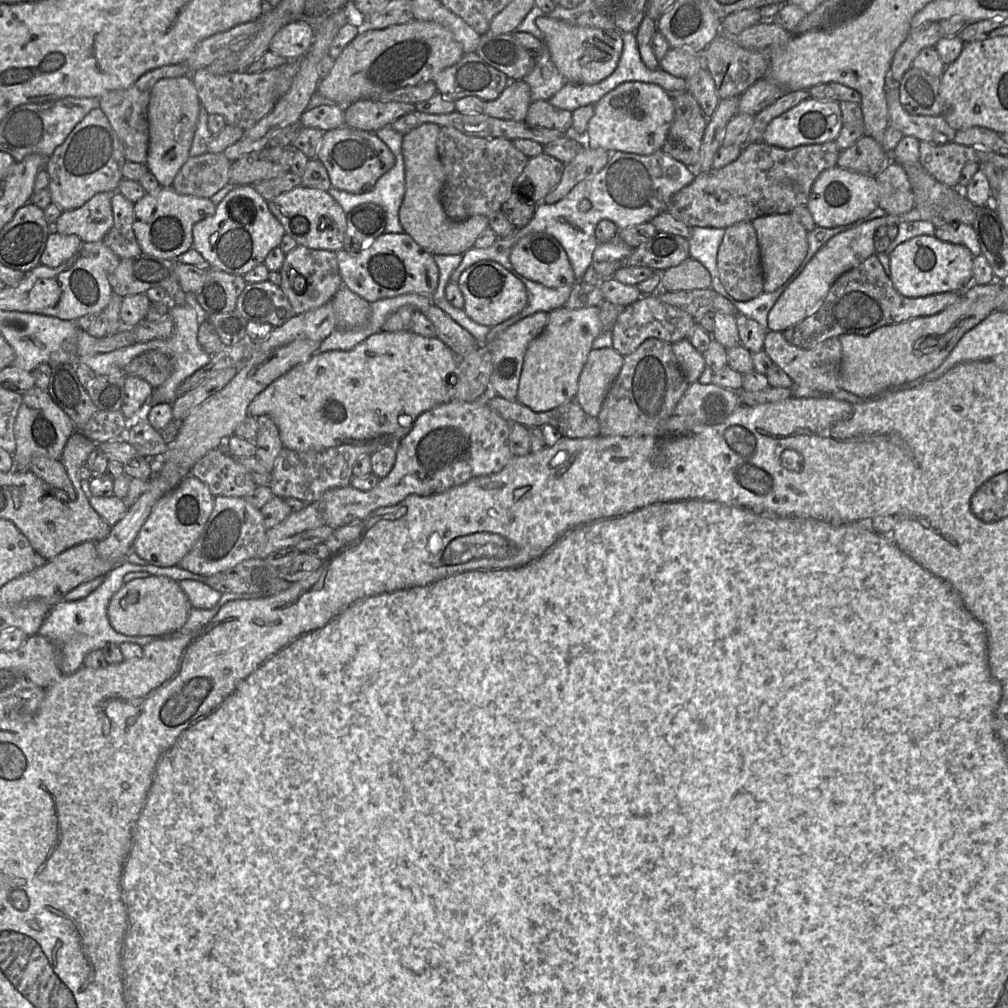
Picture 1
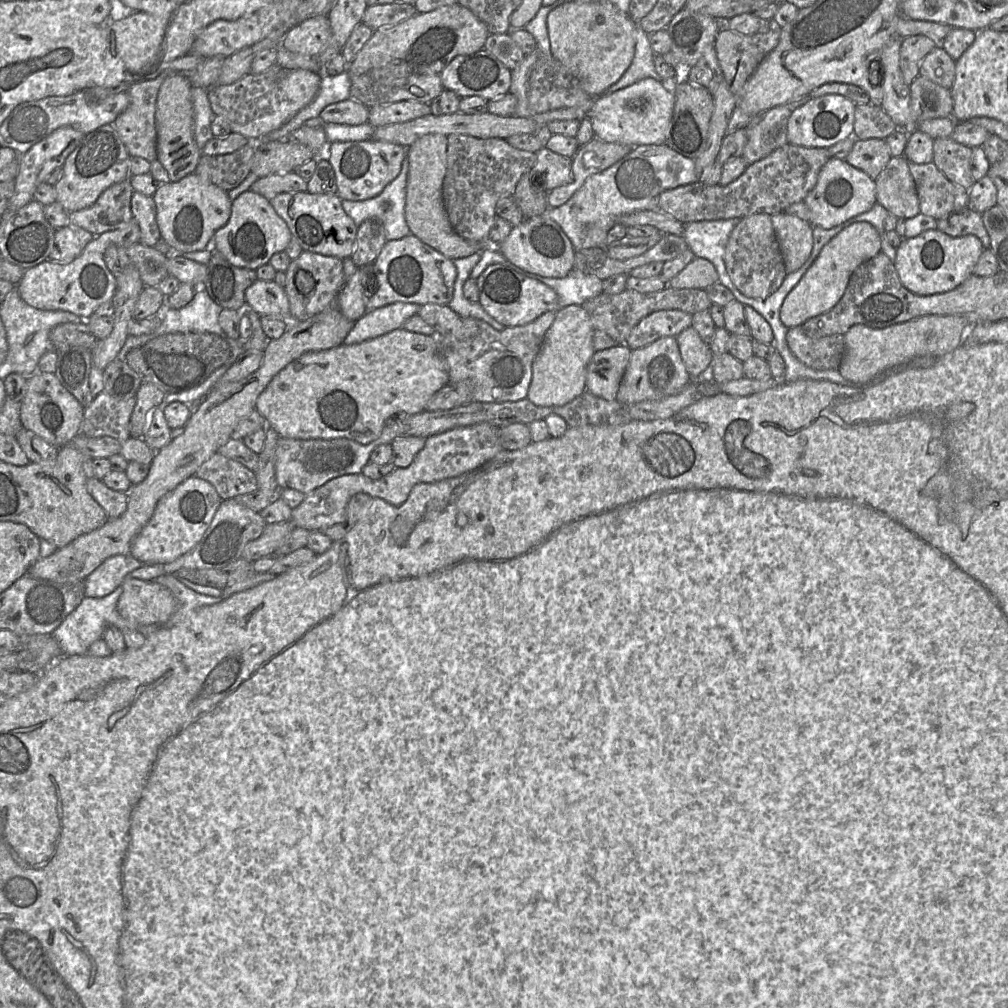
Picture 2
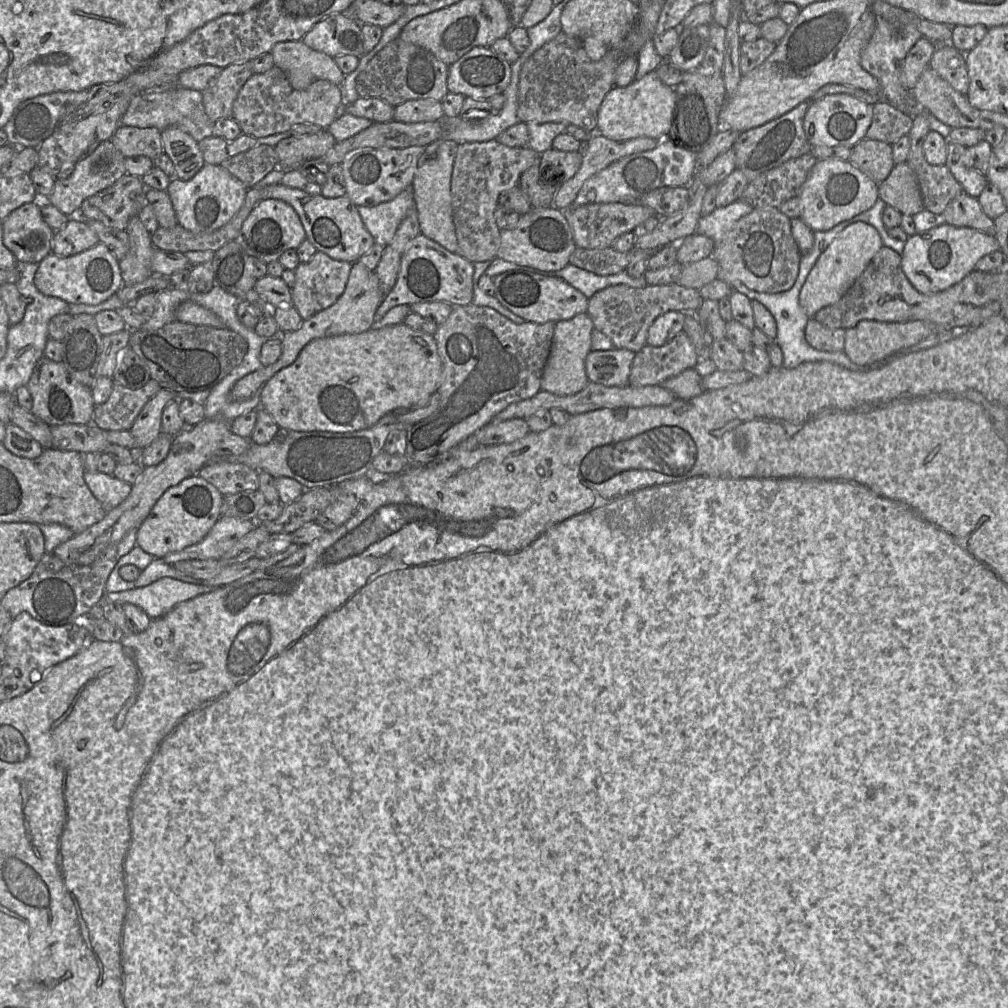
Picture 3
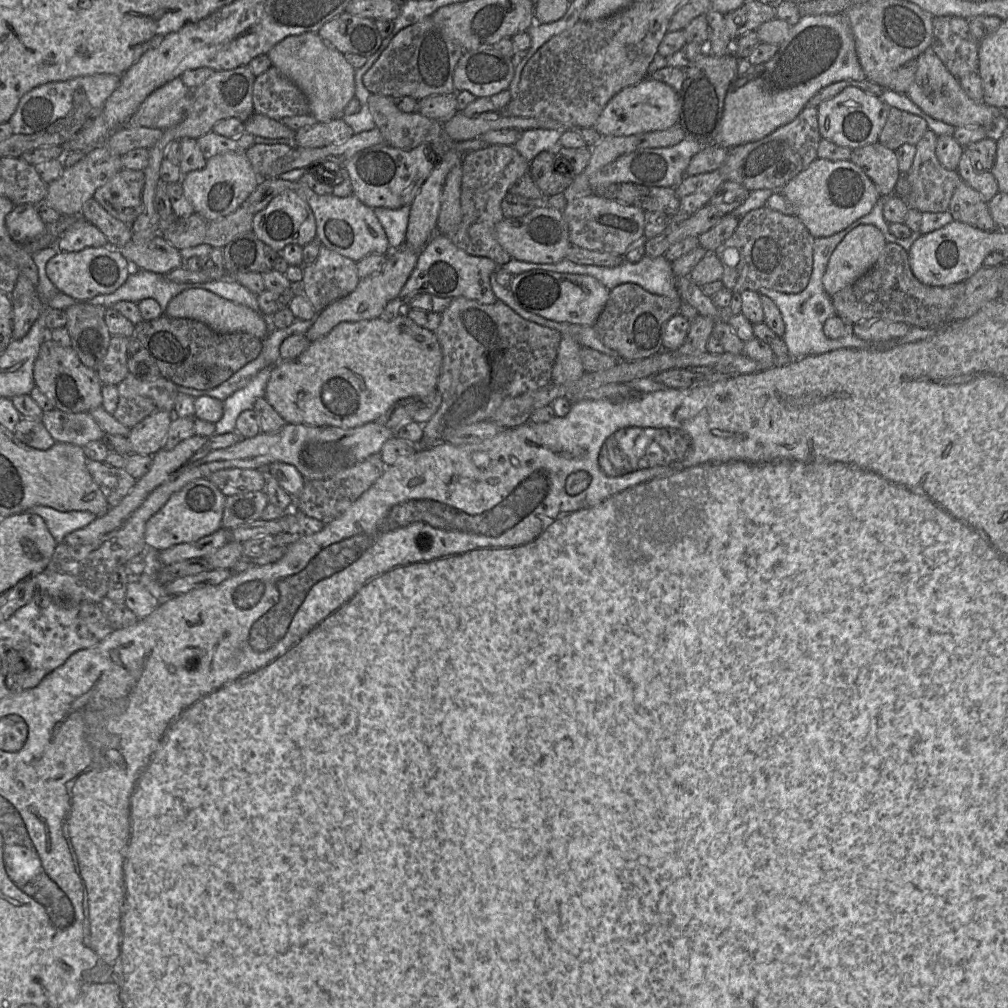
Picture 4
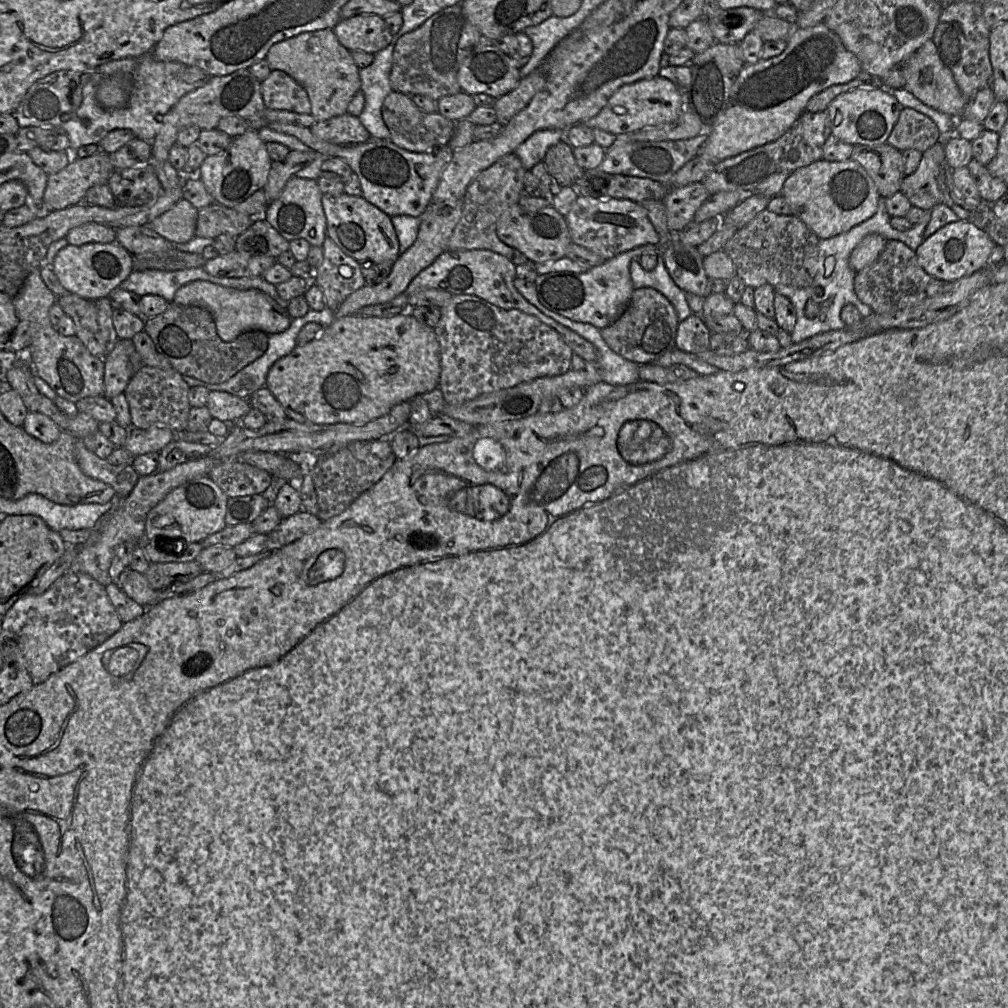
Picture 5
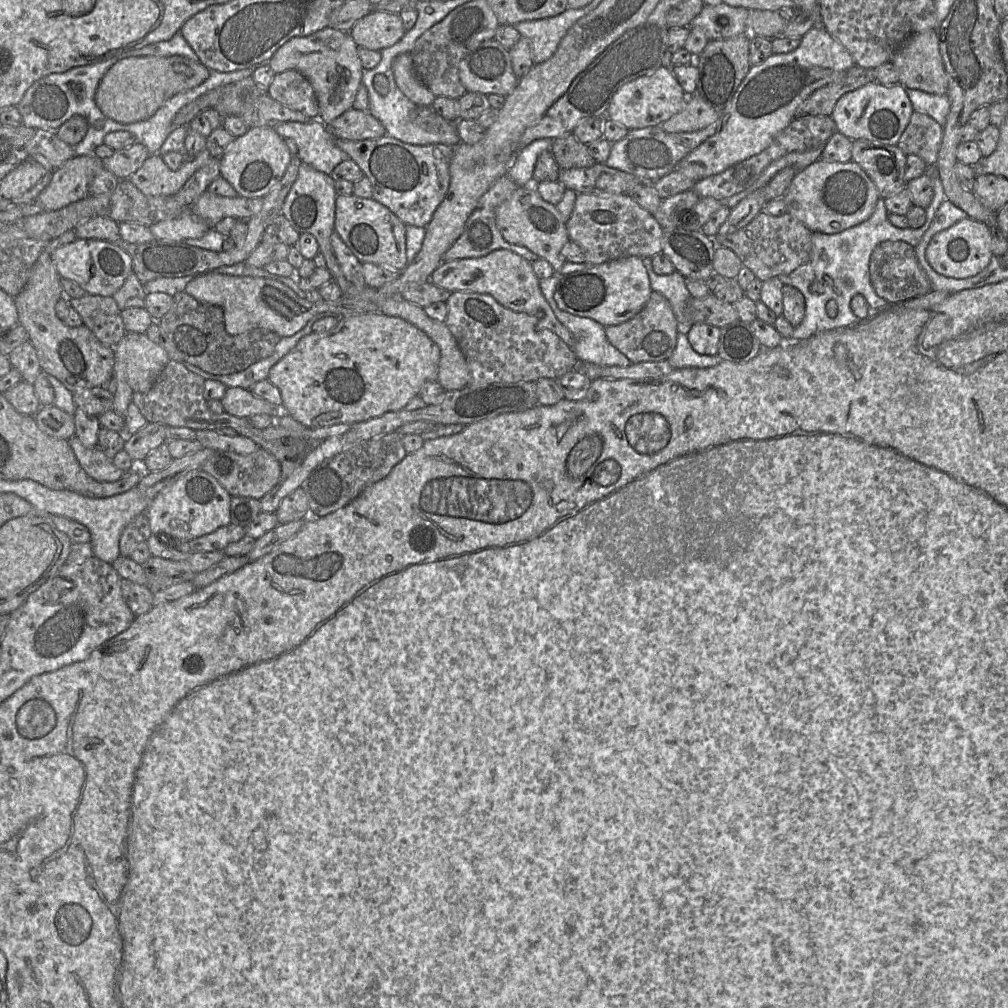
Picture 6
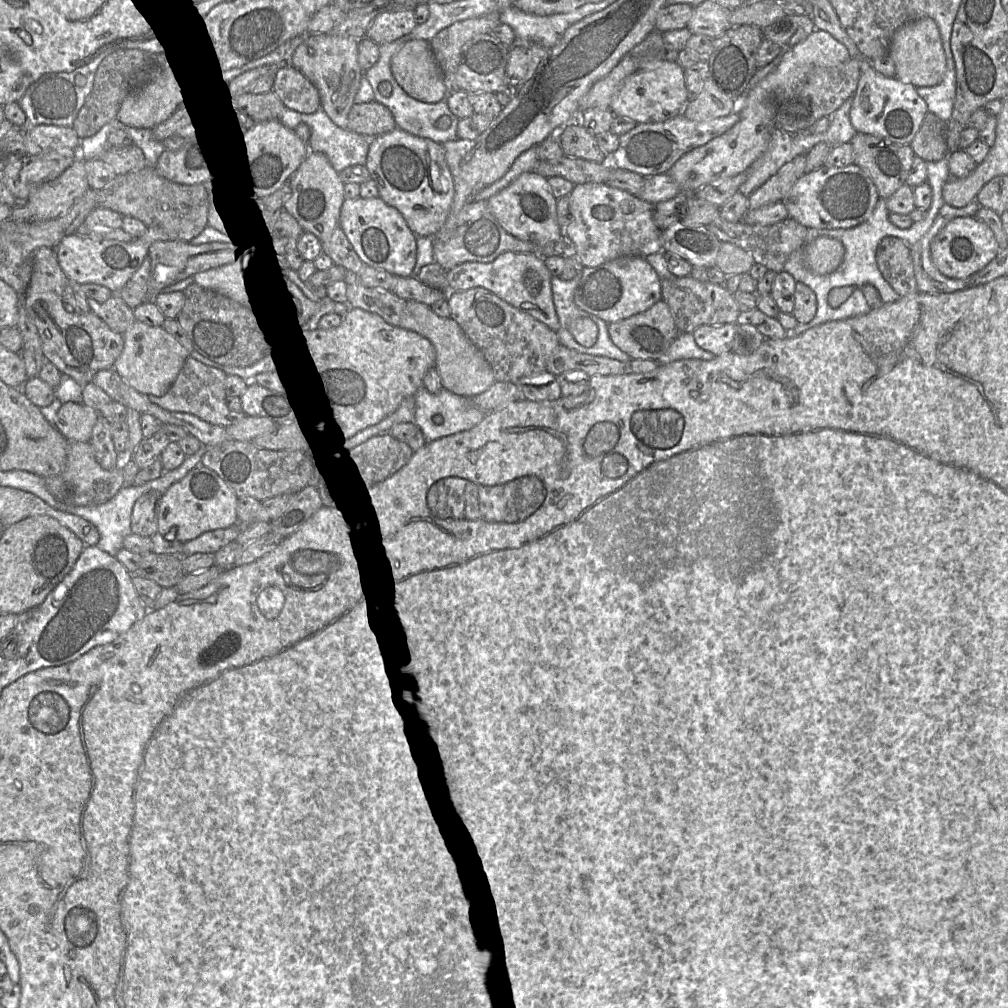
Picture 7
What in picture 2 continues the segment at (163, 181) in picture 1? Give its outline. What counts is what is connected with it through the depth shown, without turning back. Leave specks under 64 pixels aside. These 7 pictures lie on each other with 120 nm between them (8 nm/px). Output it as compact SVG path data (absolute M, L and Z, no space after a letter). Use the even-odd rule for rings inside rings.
M169 74L161 84L156 101L157 159L168 173L169 180L179 181L194 172L202 155L194 137L192 83L179 74Z

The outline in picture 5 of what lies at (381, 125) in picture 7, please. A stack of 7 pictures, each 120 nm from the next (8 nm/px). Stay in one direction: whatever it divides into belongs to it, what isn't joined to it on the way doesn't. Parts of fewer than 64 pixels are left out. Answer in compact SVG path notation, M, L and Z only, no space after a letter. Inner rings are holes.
M349 113L317 121L310 131L321 140L339 145L360 144L372 138L359 117Z

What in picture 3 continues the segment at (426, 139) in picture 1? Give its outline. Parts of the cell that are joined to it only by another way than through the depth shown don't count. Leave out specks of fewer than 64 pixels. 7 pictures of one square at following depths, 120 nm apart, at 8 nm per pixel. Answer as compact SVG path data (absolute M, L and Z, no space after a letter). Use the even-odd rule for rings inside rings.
M443 137L429 144L425 153L420 157L420 163L412 182L420 234L439 243L452 253L458 251L451 195L451 178L458 145L453 140Z

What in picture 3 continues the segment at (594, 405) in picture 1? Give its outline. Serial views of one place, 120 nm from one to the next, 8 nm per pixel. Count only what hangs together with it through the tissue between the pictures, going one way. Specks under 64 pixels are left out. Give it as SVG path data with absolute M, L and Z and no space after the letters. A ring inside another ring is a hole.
M621 348L608 351L590 351L585 360L589 382L608 387L623 387L629 375L635 353Z

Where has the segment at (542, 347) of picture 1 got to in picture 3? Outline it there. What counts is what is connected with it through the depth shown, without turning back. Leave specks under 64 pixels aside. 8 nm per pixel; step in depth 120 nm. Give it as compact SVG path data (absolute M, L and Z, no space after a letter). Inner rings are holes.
M586 313L555 324L551 352L541 379L541 391L559 396L569 396L580 392L587 386L589 379L586 375L585 360L592 350L593 330L592 319Z

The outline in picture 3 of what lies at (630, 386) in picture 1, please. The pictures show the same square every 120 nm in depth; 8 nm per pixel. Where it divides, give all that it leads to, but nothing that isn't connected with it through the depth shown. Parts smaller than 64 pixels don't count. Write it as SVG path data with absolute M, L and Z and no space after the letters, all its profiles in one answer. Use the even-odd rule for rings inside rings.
M683 331L663 346L645 345L635 353L629 384L634 387L661 385L698 364L695 347Z

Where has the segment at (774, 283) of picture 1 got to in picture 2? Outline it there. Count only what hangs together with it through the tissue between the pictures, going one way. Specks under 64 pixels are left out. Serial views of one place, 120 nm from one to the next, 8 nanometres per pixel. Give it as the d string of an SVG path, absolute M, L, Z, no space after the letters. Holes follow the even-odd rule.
M785 212L771 215L787 275L798 270L809 258L813 248L813 226Z

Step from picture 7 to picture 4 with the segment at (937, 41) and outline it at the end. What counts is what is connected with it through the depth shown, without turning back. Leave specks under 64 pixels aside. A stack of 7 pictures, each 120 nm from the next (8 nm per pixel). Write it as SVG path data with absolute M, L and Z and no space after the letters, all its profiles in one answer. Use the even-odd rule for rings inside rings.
M930 49L917 57L917 70L908 91L908 98L933 119L957 127L983 127L994 118L1003 115L996 107L971 100L955 78Z

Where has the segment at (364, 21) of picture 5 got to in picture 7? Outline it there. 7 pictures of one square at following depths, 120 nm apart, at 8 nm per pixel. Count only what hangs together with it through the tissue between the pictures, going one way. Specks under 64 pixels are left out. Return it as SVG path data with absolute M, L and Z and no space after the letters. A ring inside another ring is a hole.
M414 8L382 11L367 28L365 37L382 45L409 34L417 25Z

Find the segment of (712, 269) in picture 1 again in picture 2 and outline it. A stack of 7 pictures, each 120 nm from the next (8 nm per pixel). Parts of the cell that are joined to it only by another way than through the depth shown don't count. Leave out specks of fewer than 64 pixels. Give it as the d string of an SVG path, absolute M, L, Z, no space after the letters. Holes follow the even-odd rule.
M739 218L728 220L696 221L684 224L683 238L696 257L709 260L715 267L719 281L731 288L725 266L725 249L731 232L740 222Z

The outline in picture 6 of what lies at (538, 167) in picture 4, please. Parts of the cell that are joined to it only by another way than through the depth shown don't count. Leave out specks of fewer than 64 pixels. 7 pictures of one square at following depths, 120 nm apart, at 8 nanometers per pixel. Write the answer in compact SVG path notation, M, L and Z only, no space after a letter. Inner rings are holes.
M572 133L554 139L550 150L560 169L586 168L596 163L588 151L587 145L578 141Z

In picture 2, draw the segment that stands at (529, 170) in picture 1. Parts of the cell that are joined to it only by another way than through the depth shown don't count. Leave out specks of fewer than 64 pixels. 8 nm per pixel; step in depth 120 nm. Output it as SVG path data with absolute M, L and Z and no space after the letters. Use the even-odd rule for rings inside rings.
M545 147L539 150L536 155L536 164L530 171L532 174L530 181L533 186L533 180L536 178L537 186L542 185L545 192L550 193L553 189L572 181L572 157L562 156Z

